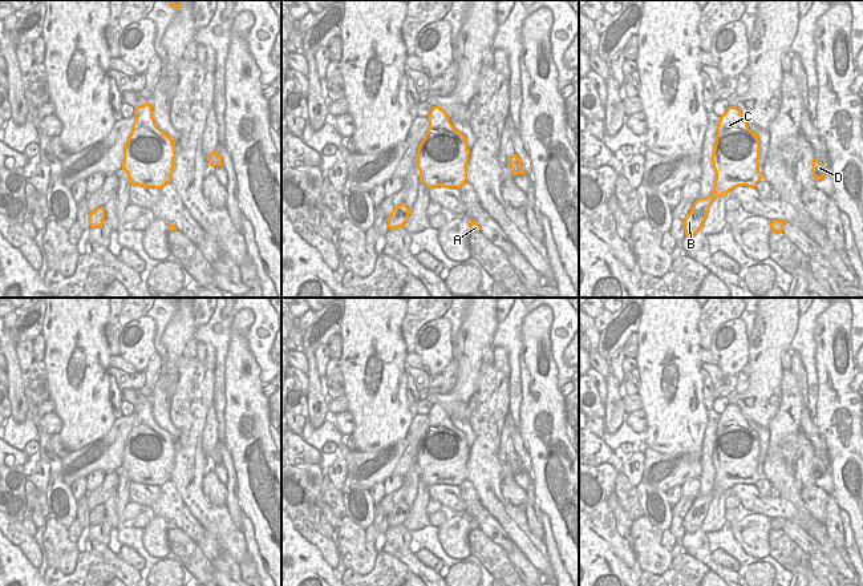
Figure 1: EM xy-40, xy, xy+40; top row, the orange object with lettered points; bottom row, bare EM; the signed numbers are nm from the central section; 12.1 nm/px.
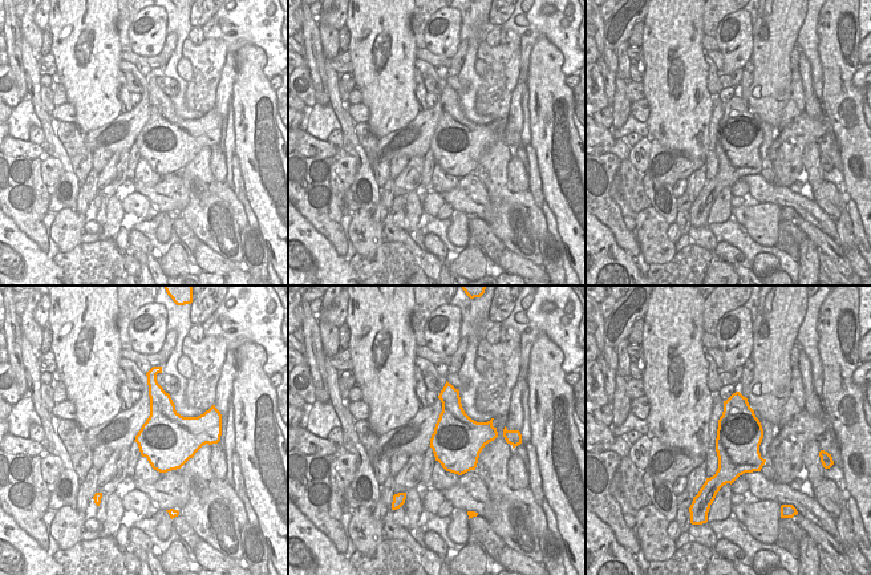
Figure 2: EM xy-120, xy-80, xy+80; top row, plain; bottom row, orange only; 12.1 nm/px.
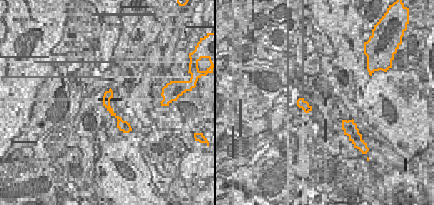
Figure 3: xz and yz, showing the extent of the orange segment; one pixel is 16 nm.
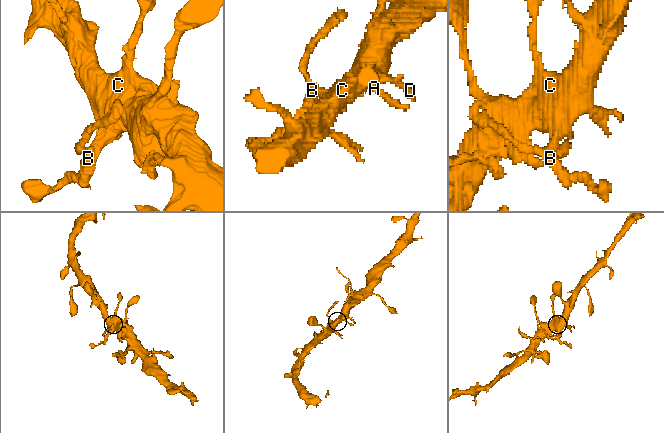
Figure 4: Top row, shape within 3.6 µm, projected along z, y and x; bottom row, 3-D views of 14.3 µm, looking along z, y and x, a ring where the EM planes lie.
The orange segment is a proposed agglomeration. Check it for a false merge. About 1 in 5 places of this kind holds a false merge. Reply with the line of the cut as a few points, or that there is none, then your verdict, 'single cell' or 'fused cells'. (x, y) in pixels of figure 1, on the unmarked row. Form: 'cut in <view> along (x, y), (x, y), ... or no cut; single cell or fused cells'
cut in xy+40 along (692, 505), (696, 509), (706, 509); fused cells

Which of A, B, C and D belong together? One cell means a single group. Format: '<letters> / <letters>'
A C D / B

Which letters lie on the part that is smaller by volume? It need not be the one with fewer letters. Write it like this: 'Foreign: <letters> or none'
Foreign: B

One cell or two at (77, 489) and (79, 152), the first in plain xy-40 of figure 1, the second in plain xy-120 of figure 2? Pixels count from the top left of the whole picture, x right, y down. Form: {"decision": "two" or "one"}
{"decision": "one"}

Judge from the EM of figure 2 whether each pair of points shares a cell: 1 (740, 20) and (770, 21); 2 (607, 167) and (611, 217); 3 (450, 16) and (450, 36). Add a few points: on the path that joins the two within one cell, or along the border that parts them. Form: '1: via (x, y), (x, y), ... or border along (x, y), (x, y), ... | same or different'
1: border along (753, 24), (750, 55) | different
2: via (600, 179), (600, 205) | same
3: via (450, 21), (450, 31) | same

